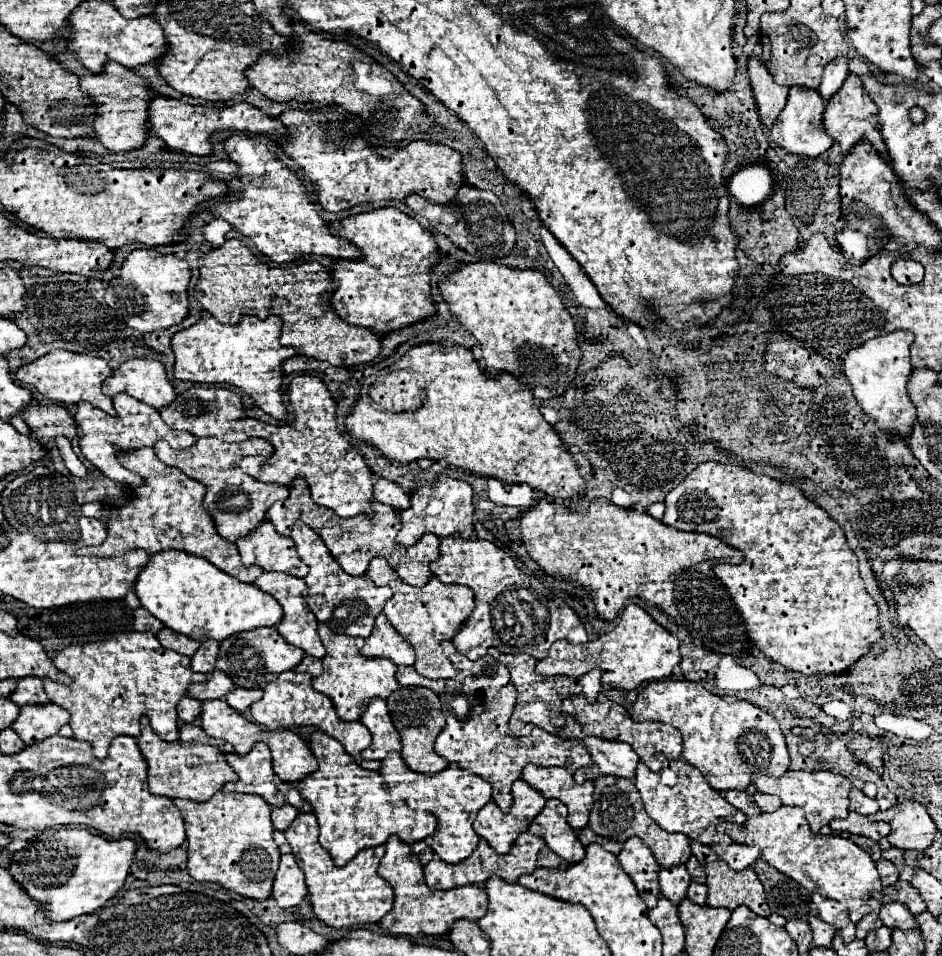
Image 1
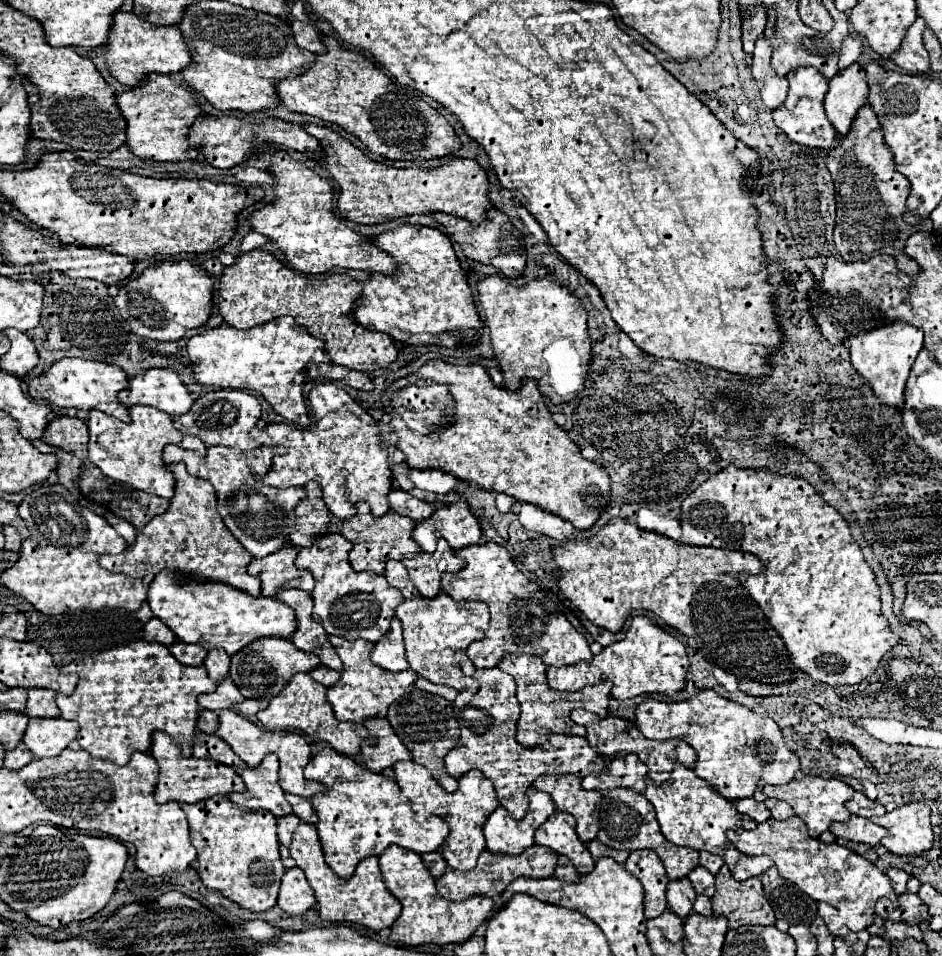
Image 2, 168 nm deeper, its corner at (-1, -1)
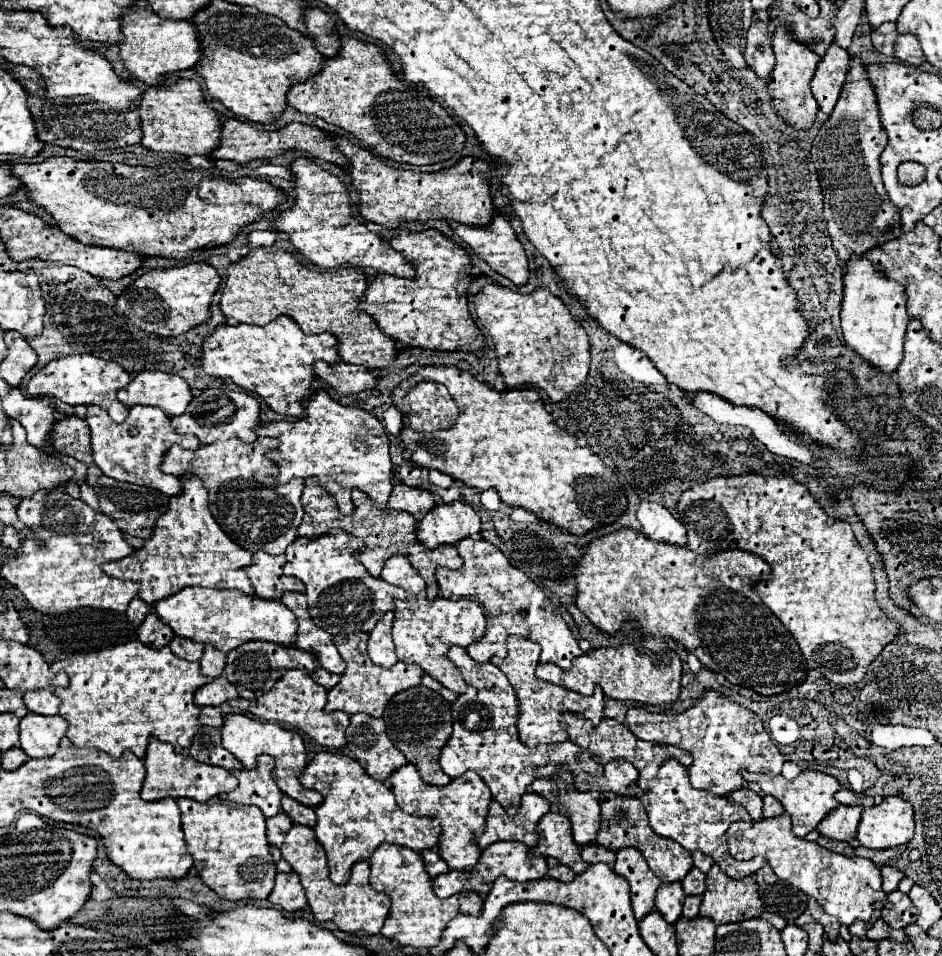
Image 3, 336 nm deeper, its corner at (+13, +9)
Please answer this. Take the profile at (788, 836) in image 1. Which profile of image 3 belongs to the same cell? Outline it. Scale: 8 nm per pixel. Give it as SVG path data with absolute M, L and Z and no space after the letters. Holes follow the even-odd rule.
M786 813L776 819L762 819L752 823L748 829L734 835L726 833L726 839L734 859L750 861L756 855L762 855L780 879L814 897L828 911L828 915L836 917L842 925L850 925L856 919L870 921L874 903L886 899L886 893L882 891L880 869L870 859L844 857L820 847L818 843L796 839L792 835L792 823Z

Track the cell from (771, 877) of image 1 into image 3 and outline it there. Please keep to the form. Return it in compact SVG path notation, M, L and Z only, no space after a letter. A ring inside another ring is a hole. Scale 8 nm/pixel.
M770 865L762 867L756 873L756 883L760 887L760 899L764 901L766 911L776 913L784 919L796 919L806 911L808 897L800 889L778 879Z

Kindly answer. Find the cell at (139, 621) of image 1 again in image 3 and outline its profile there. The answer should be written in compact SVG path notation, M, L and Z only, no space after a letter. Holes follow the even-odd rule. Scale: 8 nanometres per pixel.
M148 613L148 617L138 629L138 639L148 647L160 649L174 639L174 631L166 623L162 623L162 619L158 619L156 613Z

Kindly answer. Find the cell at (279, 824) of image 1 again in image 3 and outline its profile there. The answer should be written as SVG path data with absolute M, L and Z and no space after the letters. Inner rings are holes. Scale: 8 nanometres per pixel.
M278 813L278 815L274 815L274 817L270 817L266 821L266 827L268 827L268 841L270 841L270 845L280 847L284 843L286 831L290 831L290 827L292 827L292 821L288 819L286 813Z

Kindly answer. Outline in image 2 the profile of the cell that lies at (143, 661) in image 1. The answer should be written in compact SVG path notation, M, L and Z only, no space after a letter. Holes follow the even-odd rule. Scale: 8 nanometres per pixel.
M148 641L112 647L88 661L64 665L60 671L78 673L78 685L72 695L56 693L60 717L78 721L80 731L76 739L84 751L116 765L128 763L132 751L146 751L150 747L150 733L156 729L168 733L184 749L182 755L190 757L200 709L196 697L216 689L204 667L180 665L166 645Z

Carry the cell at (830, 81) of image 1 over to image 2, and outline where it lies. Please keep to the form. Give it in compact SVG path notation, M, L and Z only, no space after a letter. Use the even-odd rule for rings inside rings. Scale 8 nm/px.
M846 37L840 49L840 57L838 57L838 71L848 69L852 63L856 63L858 55L862 53L862 43L856 37Z

